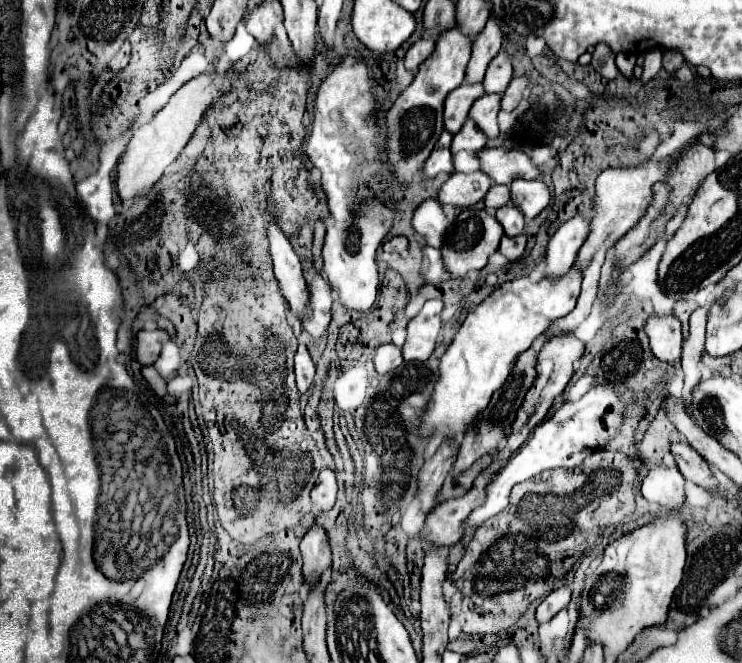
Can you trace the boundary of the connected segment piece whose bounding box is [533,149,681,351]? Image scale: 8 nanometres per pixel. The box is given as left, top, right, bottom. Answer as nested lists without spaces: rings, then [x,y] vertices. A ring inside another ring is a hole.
[[[681,149],[675,151],[673,155],[669,157],[663,157],[663,159],[649,159],[647,167],[633,167],[633,169],[605,169],[599,179],[597,179],[597,187],[595,187],[595,201],[593,201],[593,219],[589,223],[591,227],[591,233],[589,237],[585,239],[585,243],[581,245],[579,249],[579,255],[577,255],[577,261],[575,261],[575,269],[583,275],[583,285],[581,285],[581,295],[577,299],[577,307],[561,317],[559,321],[555,321],[535,343],[533,343],[533,349],[539,351],[543,347],[543,343],[547,343],[551,337],[557,337],[557,335],[567,335],[567,333],[573,333],[591,313],[595,301],[597,301],[597,283],[599,283],[599,273],[601,273],[601,265],[605,261],[605,253],[609,247],[613,247],[629,229],[633,229],[637,225],[637,221],[641,219],[641,203],[653,195],[653,183],[657,181],[667,181],[669,177],[669,165],[679,157]]]

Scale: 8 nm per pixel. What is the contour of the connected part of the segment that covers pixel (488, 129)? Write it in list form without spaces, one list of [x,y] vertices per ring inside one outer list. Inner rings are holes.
[[[483,95],[479,97],[473,107],[469,109],[469,119],[475,121],[475,125],[491,139],[499,135],[497,127],[497,113],[501,105],[501,95]]]

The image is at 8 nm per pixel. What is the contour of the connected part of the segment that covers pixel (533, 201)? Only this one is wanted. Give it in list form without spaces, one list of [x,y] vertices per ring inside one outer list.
[[[515,179],[511,185],[511,203],[525,215],[525,219],[537,217],[549,205],[549,189],[541,179],[523,181]]]

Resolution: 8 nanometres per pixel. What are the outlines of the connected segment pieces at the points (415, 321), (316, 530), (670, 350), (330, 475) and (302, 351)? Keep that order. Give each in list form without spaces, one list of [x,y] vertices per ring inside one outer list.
[[[429,299],[423,309],[407,325],[407,341],[403,345],[405,361],[427,361],[435,349],[441,331],[441,299]]]
[[[313,525],[301,541],[301,557],[303,557],[303,579],[307,587],[313,587],[323,571],[331,567],[331,549],[329,539],[323,527]]]
[[[653,315],[645,323],[645,333],[649,337],[653,355],[661,361],[679,367],[681,343],[683,343],[679,319],[673,315],[663,315],[663,317]]]
[[[323,469],[317,477],[315,487],[311,489],[311,501],[319,511],[329,511],[335,505],[337,497],[337,479],[331,469]]]
[[[299,345],[297,353],[295,353],[295,375],[297,375],[297,387],[301,393],[305,393],[311,383],[313,383],[313,375],[315,375],[315,365],[309,357],[309,351],[305,345]]]

